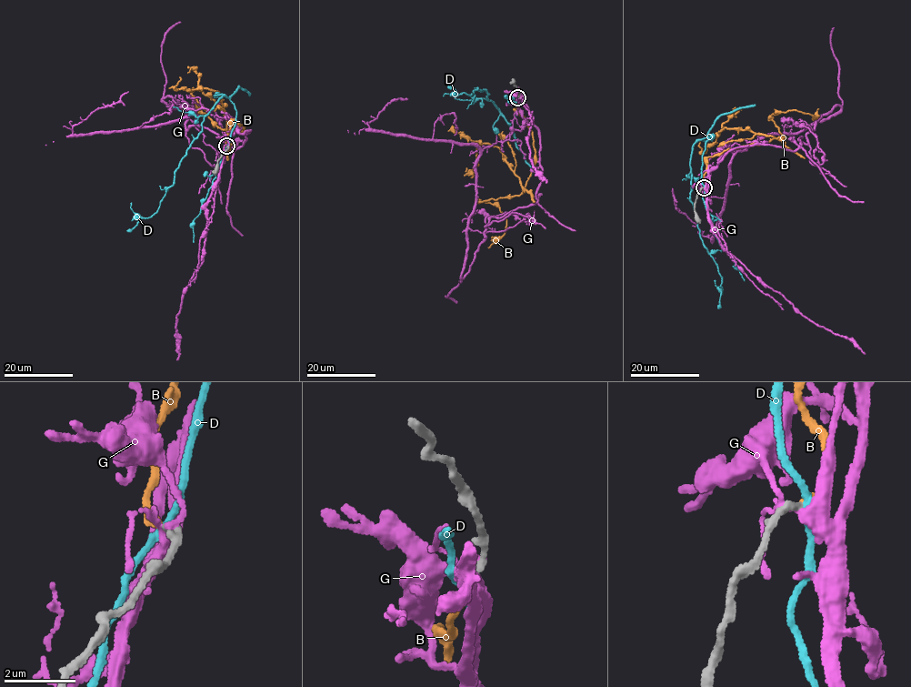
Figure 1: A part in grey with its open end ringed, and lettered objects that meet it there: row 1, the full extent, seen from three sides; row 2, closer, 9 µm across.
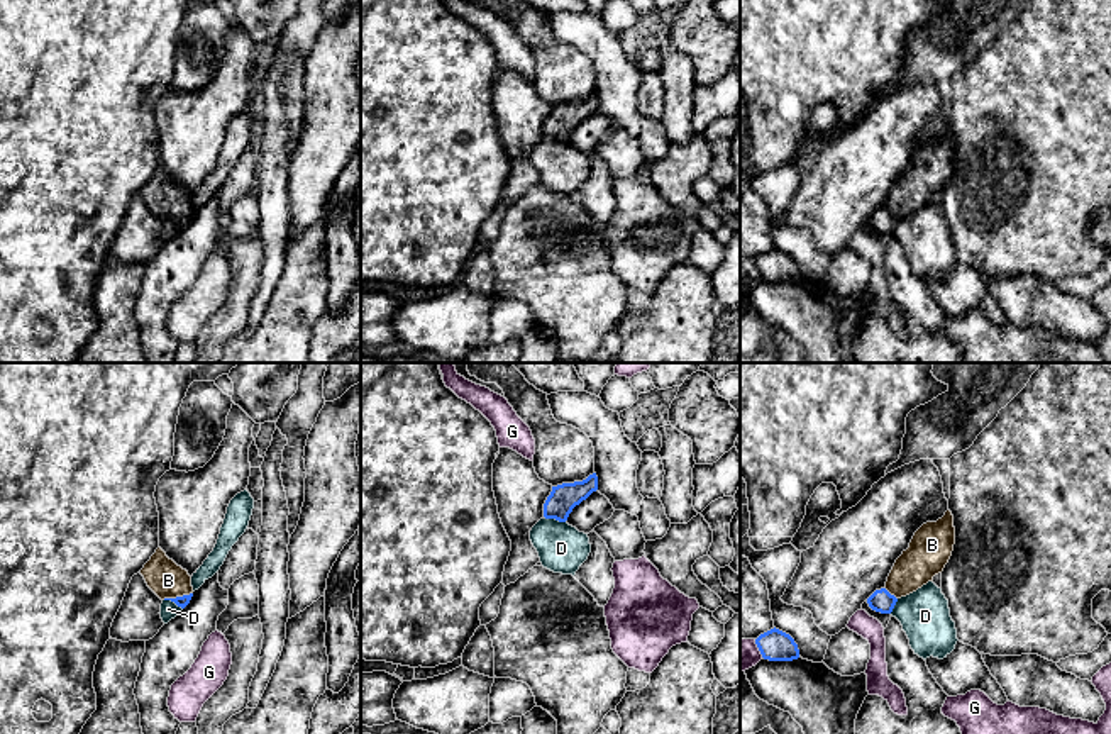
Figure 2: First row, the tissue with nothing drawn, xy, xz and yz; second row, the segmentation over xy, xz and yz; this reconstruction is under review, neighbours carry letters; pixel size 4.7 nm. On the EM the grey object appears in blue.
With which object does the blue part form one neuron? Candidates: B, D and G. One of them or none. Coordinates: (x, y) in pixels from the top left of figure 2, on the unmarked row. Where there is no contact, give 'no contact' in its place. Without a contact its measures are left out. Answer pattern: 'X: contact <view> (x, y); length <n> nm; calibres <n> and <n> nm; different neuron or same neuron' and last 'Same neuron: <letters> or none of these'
B: contact xy (176, 217); length 150 nm; calibres 50 and 170 nm; same neuron
D: contact xz (554, 138); length 110 nm; calibres 140 and 220 nm; different neuron
G: contact yz (757, 266); length 100 nm; calibres 150 and 140 nm; different neuron
Same neuron: B

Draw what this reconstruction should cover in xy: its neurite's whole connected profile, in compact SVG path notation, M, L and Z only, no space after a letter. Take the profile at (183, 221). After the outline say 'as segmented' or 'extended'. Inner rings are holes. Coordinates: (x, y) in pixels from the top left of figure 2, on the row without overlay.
M161 168L144 185L141 195L161 220L171 220L181 229L190 224L193 217L191 197L169 180Z | extended

